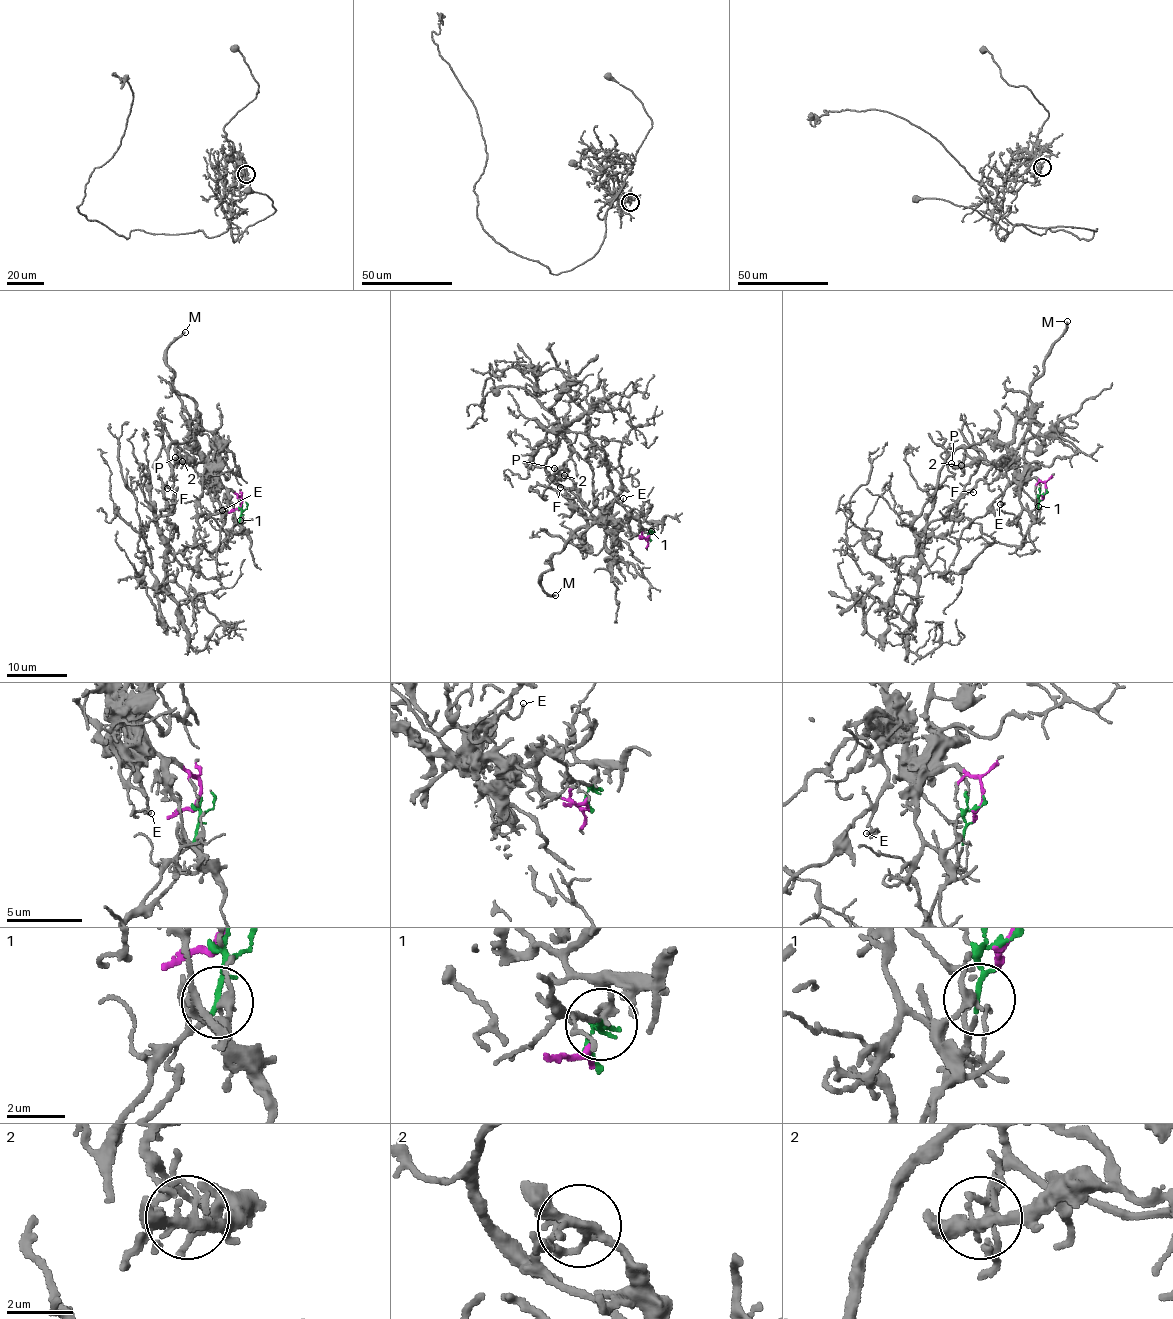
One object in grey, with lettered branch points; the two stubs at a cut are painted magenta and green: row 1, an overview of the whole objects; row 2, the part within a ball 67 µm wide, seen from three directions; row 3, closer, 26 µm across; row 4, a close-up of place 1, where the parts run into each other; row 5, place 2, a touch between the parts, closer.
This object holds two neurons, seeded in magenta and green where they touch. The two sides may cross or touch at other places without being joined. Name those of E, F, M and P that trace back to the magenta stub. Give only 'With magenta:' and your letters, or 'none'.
With magenta: E, M, P

